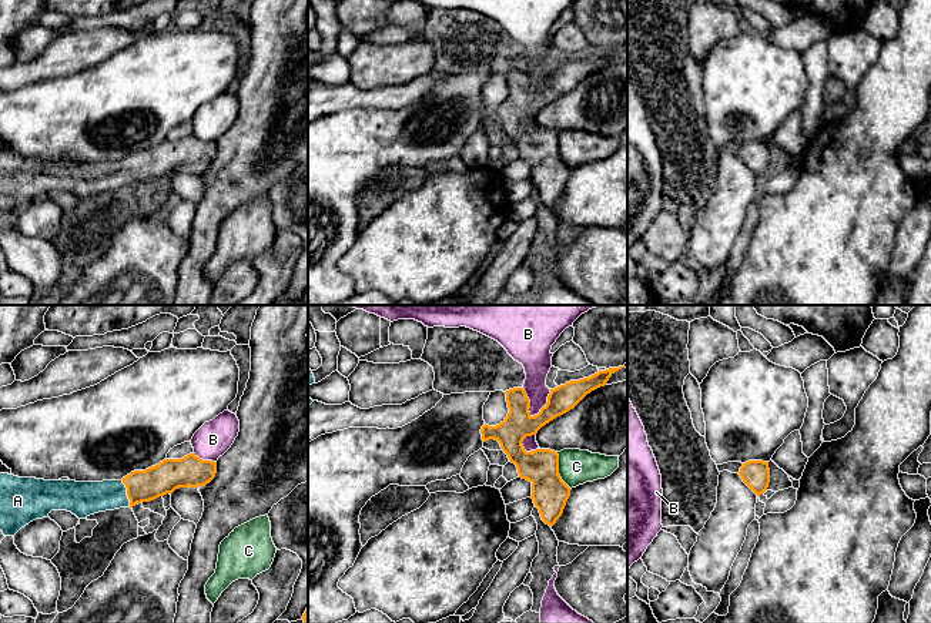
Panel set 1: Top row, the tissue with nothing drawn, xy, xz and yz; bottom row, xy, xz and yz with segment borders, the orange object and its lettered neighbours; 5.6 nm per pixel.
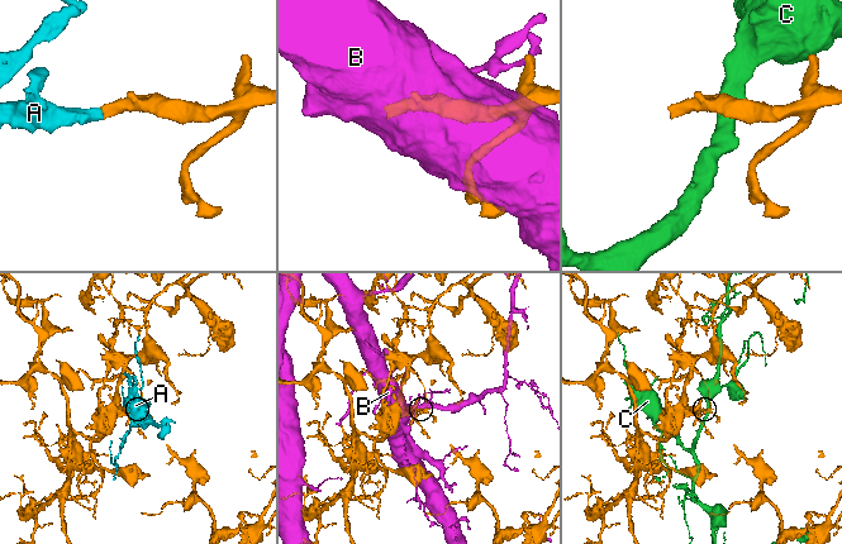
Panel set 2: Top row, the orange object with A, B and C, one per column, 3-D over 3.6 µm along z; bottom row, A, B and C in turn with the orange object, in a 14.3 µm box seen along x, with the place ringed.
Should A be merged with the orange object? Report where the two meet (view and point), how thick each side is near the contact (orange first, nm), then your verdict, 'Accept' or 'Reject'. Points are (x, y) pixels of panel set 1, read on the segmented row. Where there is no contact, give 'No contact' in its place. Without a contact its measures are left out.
Touches orange at xy (127, 493). Thickness 180 nm (orange) against 190 nm. Accept

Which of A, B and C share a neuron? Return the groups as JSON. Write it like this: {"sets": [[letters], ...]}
{"sets": [["A"], ["B"], ["C"]]}

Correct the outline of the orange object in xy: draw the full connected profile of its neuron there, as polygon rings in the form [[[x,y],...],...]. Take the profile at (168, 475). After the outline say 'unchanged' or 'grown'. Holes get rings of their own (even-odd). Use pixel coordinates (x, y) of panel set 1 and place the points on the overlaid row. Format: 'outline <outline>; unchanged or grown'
outline [[[195,453],[164,459],[121,480],[44,480],[0,473],[0,530],[4,536],[14,536],[30,522],[47,518],[51,510],[67,510],[86,519],[98,512],[133,508],[178,488],[205,486],[215,473],[217,462],[202,460]]]; grown

